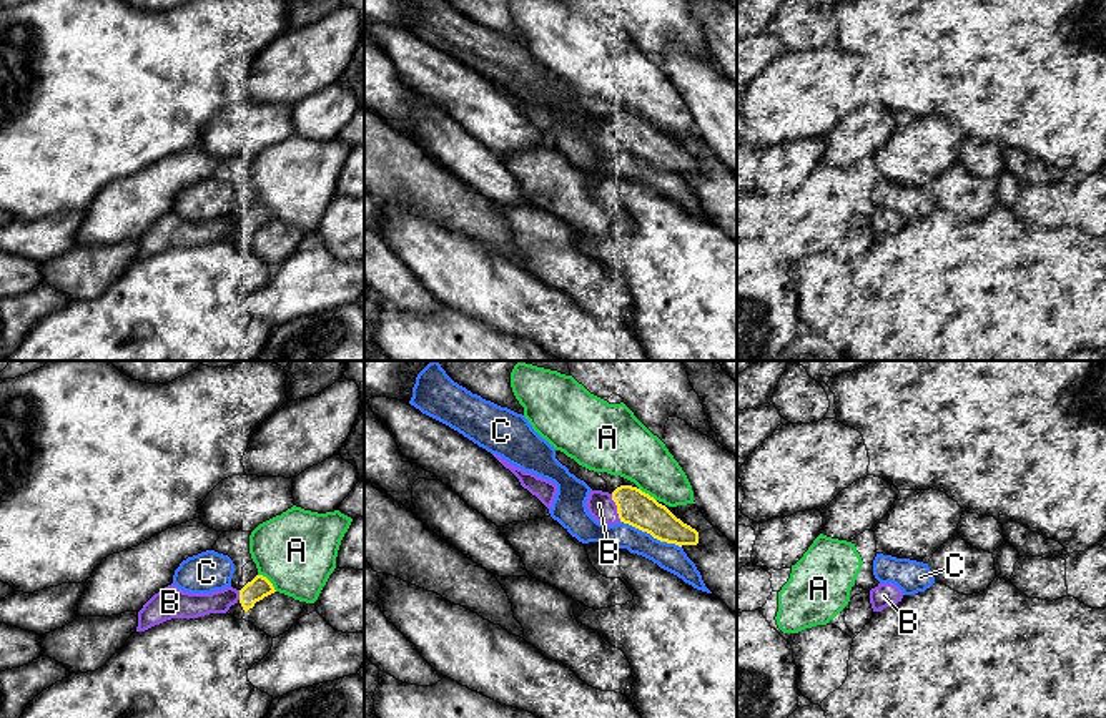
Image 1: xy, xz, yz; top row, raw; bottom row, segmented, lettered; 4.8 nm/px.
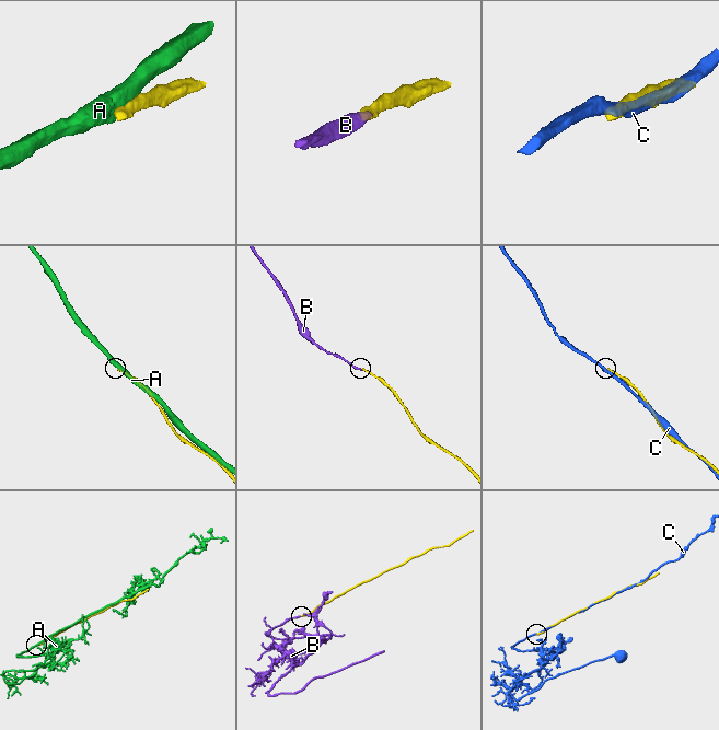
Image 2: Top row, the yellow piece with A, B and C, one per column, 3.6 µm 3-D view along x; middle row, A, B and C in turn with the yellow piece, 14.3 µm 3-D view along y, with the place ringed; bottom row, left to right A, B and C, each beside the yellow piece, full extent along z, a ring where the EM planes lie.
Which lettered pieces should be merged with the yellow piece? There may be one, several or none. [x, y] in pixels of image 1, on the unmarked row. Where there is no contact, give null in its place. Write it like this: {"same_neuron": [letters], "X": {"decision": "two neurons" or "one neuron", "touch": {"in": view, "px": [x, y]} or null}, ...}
{"same_neuron": ["B"], "A": {"decision": "two neurons", "touch": {"in": "xy", "px": [268, 208]}}, "B": {"decision": "one neuron", "touch": {"in": "xz", "px": [617, 135]}}, "C": {"decision": "two neurons", "touch": {"in": "xz", "px": [651, 162]}}}

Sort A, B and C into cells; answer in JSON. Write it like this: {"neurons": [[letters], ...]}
{"neurons": [["A"], ["B"], ["C"]]}

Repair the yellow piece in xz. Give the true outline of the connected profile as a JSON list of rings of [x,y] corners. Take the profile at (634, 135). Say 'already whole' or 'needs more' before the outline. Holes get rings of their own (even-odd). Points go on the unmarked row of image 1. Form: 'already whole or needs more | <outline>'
needs more | [[[620,113],[612,121],[590,118],[585,130],[589,141],[600,151],[629,151],[667,171],[697,173],[699,160],[677,146],[665,133],[632,113]]]

